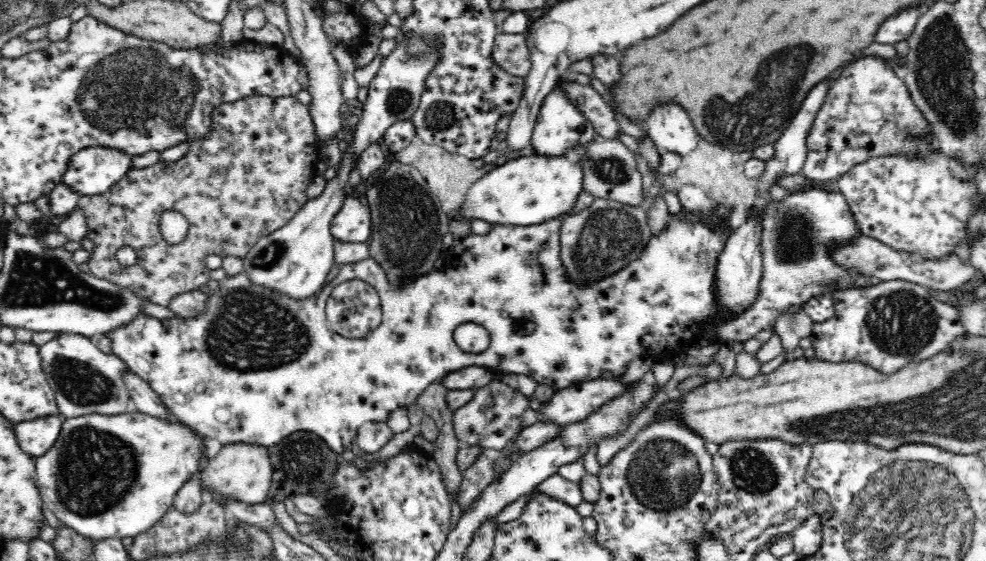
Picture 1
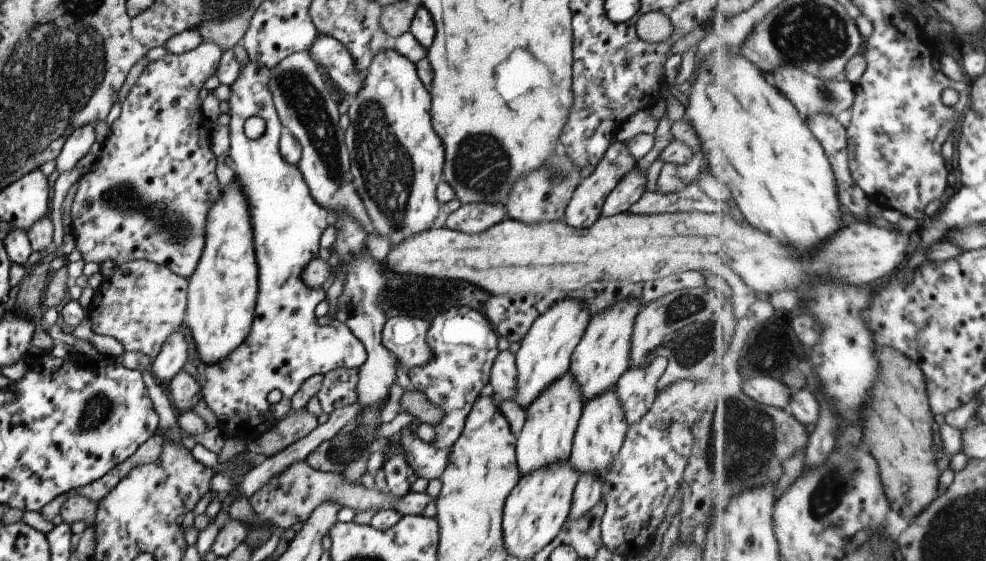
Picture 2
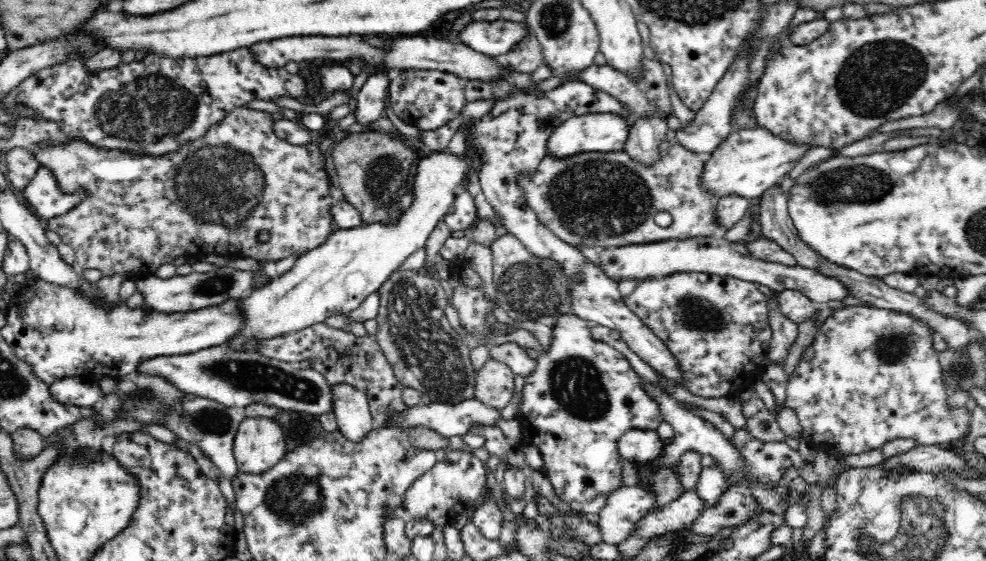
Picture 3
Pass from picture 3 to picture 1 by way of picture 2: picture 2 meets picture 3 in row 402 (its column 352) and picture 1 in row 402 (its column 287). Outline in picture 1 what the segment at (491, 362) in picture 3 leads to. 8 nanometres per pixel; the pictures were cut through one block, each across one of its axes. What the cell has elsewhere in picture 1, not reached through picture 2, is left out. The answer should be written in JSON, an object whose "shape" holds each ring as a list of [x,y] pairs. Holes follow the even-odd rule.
{"shape":[[[491,380],[486,386],[474,390],[472,400],[453,414],[453,427],[461,445],[481,446],[492,454],[500,451],[521,429],[522,416],[529,406],[529,399],[501,380]]]}

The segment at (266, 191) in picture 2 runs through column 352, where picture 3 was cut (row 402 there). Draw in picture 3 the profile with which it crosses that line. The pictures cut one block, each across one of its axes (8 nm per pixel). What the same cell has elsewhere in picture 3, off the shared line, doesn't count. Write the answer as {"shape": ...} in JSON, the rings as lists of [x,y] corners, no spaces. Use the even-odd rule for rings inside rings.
{"shape":[[[348,384],[332,387],[334,395],[333,413],[337,430],[350,442],[360,442],[373,429],[371,404],[367,397]]]}

